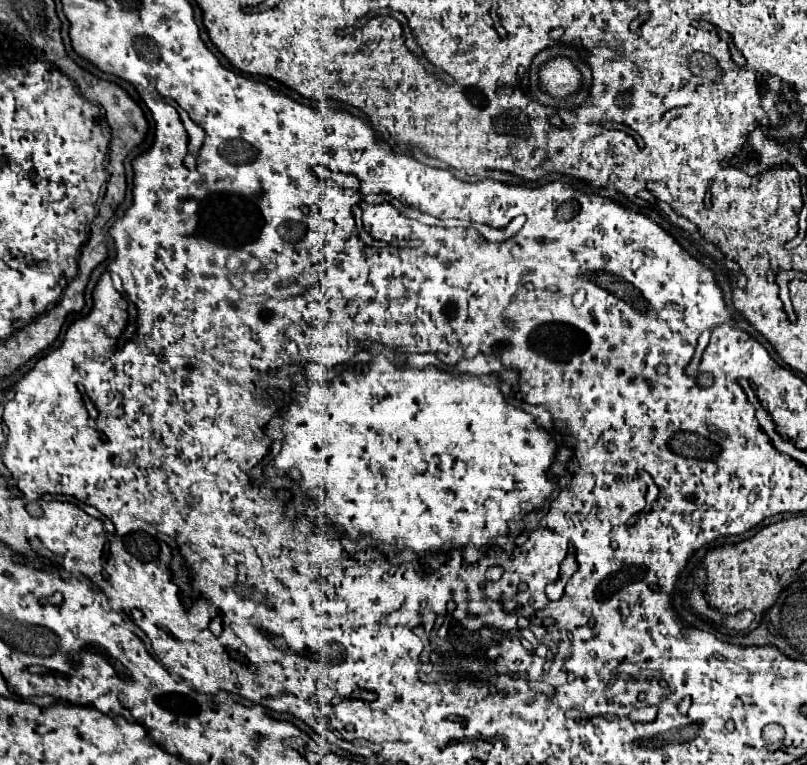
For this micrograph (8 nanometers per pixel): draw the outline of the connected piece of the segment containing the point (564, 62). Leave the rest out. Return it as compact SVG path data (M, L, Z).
M555 58L541 68L541 88L555 98L567 98L579 90L581 74L567 58Z

